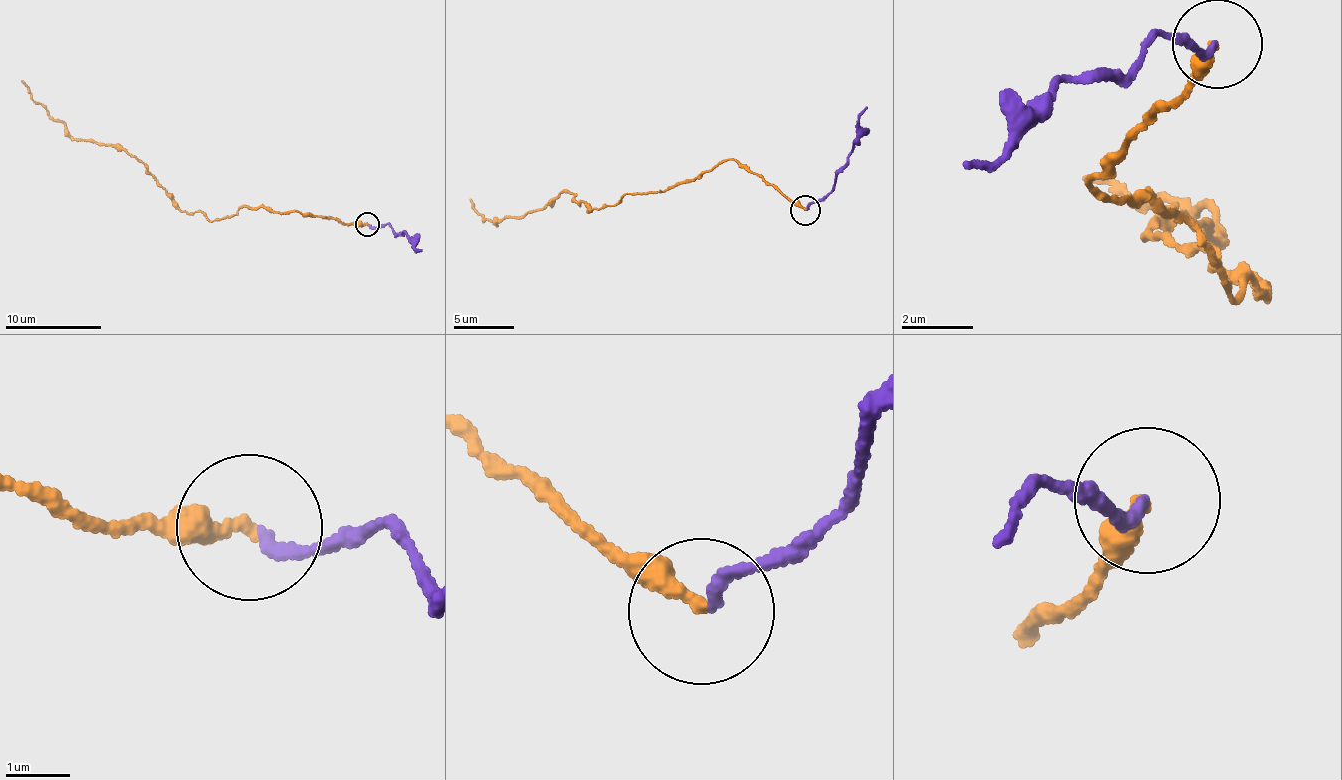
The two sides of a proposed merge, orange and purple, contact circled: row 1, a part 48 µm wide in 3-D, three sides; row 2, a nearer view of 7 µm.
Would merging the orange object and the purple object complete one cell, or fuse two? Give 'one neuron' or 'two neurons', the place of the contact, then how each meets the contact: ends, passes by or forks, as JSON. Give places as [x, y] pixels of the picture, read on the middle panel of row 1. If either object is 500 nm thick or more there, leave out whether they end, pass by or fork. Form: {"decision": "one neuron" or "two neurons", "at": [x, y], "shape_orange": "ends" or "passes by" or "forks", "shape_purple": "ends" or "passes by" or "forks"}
{"decision": "one neuron", "at": [805, 210], "shape_orange": "ends", "shape_purple": "ends"}

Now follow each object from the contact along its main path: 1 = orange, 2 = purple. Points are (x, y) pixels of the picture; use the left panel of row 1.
1: (367, 223), (243, 206), (210, 221), (199, 211), (186, 213), (134, 156), (74, 139), (35, 101), (21, 80)
2: (369, 223), (404, 234), (413, 249), (422, 251)

